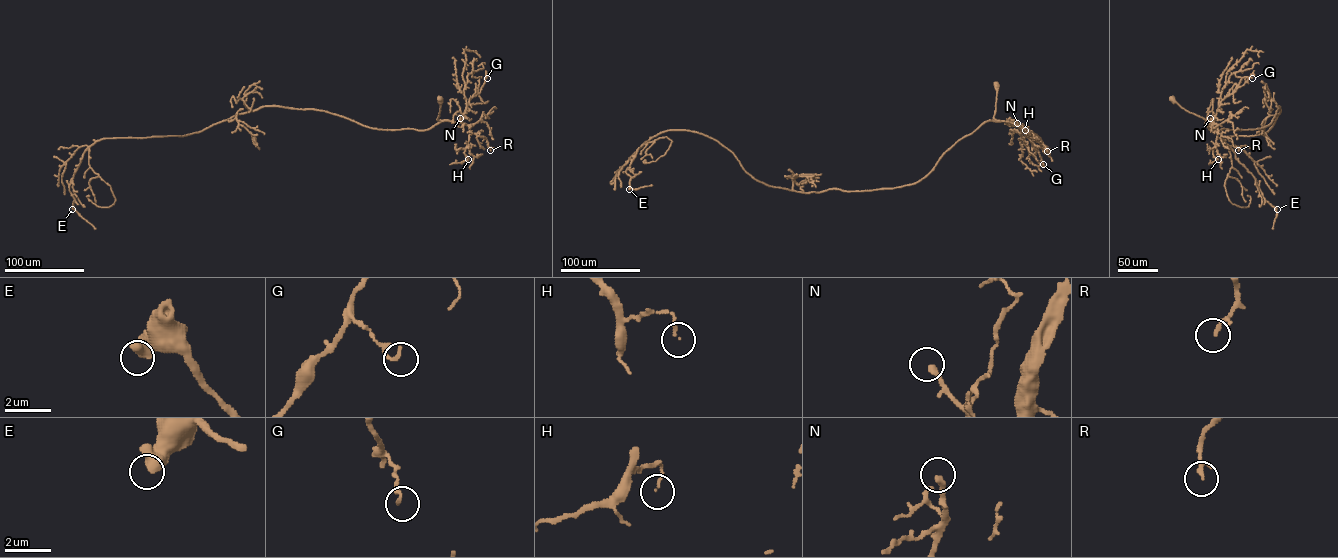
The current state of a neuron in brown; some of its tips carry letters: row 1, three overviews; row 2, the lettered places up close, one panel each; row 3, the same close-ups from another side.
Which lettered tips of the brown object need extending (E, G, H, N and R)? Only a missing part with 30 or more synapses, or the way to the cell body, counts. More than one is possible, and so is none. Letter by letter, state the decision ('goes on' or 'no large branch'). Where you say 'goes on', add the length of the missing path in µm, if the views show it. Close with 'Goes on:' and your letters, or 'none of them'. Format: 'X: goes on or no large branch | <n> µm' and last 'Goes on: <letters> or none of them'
E: no large branch
G: no large branch
H: no large branch
N: no large branch
R: no large branch
Goes on: none of them

